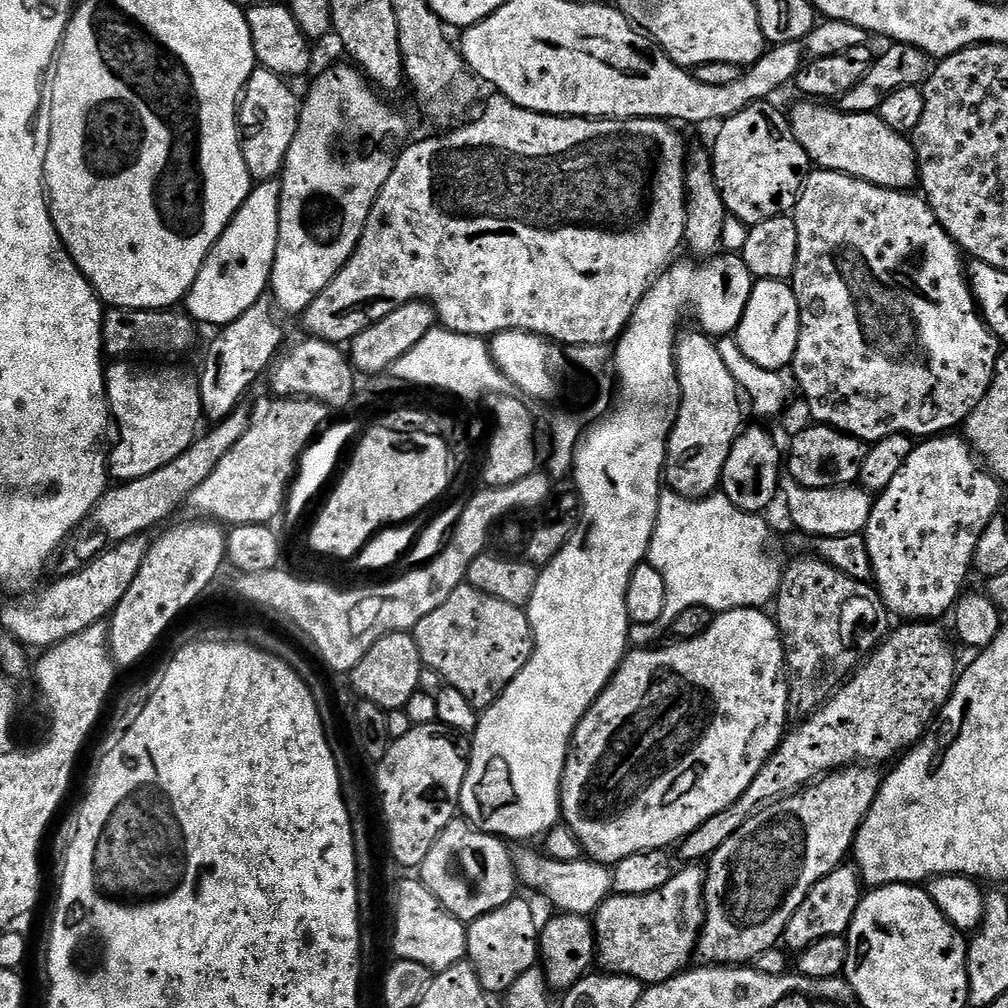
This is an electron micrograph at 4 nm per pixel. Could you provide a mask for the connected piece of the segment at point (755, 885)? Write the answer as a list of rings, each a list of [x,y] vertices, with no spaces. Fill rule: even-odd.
[[[849,766],[830,772],[826,776],[821,776],[819,780],[803,787],[800,791],[792,796],[787,796],[784,800],[776,800],[773,804],[765,804],[759,808],[757,812],[752,813],[746,822],[742,822],[742,826],[738,826],[738,830],[734,830],[734,834],[730,834],[730,838],[726,838],[726,842],[722,842],[722,846],[718,846],[718,850],[712,855],[711,860],[706,864],[706,875],[704,877],[704,929],[700,931],[700,941],[696,944],[695,955],[701,956],[703,963],[708,966],[744,966],[749,962],[756,962],[763,952],[771,950],[775,944],[779,945],[784,938],[784,931],[790,922],[790,918],[794,918],[798,906],[802,906],[802,902],[806,902],[806,894],[810,894],[810,890],[819,880],[826,878],[826,874],[830,874],[834,869],[841,867],[845,863],[844,855],[847,857],[851,853],[852,846],[856,842],[856,831],[862,826],[862,822],[866,818],[866,814],[870,814],[870,806],[874,806],[874,798],[880,789],[881,773],[872,766]]]

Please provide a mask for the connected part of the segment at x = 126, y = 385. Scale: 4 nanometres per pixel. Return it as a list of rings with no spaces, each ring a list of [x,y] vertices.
[[[116,362],[116,364],[107,369],[106,379],[108,381],[108,407],[110,409],[111,419],[114,421],[114,432],[116,428],[116,445],[111,445],[110,451],[107,453],[108,470],[111,479],[116,482],[127,482],[137,480],[138,478],[146,478],[146,474],[154,474],[154,470],[162,470],[162,466],[166,466],[170,462],[174,462],[174,458],[178,454],[182,454],[192,445],[194,437],[197,435],[196,423],[202,420],[202,405],[200,402],[200,386],[195,375],[187,376],[184,372],[179,372],[176,368],[160,368],[157,372],[143,372],[140,368],[135,368],[132,362]]]

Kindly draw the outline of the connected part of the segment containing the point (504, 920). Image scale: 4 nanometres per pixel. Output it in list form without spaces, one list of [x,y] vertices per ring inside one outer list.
[[[514,898],[510,902],[506,902],[506,906],[473,920],[467,925],[468,955],[466,960],[467,963],[474,966],[474,970],[478,974],[478,982],[482,982],[485,992],[489,994],[508,992],[510,986],[514,986],[514,982],[518,982],[518,978],[522,978],[522,974],[526,974],[526,970],[535,968],[538,964],[541,925],[538,920],[536,924],[535,910],[526,901],[520,899]]]

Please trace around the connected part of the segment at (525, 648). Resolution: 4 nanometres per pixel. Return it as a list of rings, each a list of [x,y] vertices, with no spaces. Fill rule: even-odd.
[[[467,582],[459,584],[422,622],[414,629],[416,645],[425,668],[432,668],[441,676],[443,683],[462,694],[466,701],[477,710],[490,707],[506,690],[506,686],[530,662],[532,657],[532,627],[528,621],[528,613],[518,606],[510,606],[510,602],[502,602],[502,598],[490,598],[490,594],[482,594],[482,590],[474,590]]]

